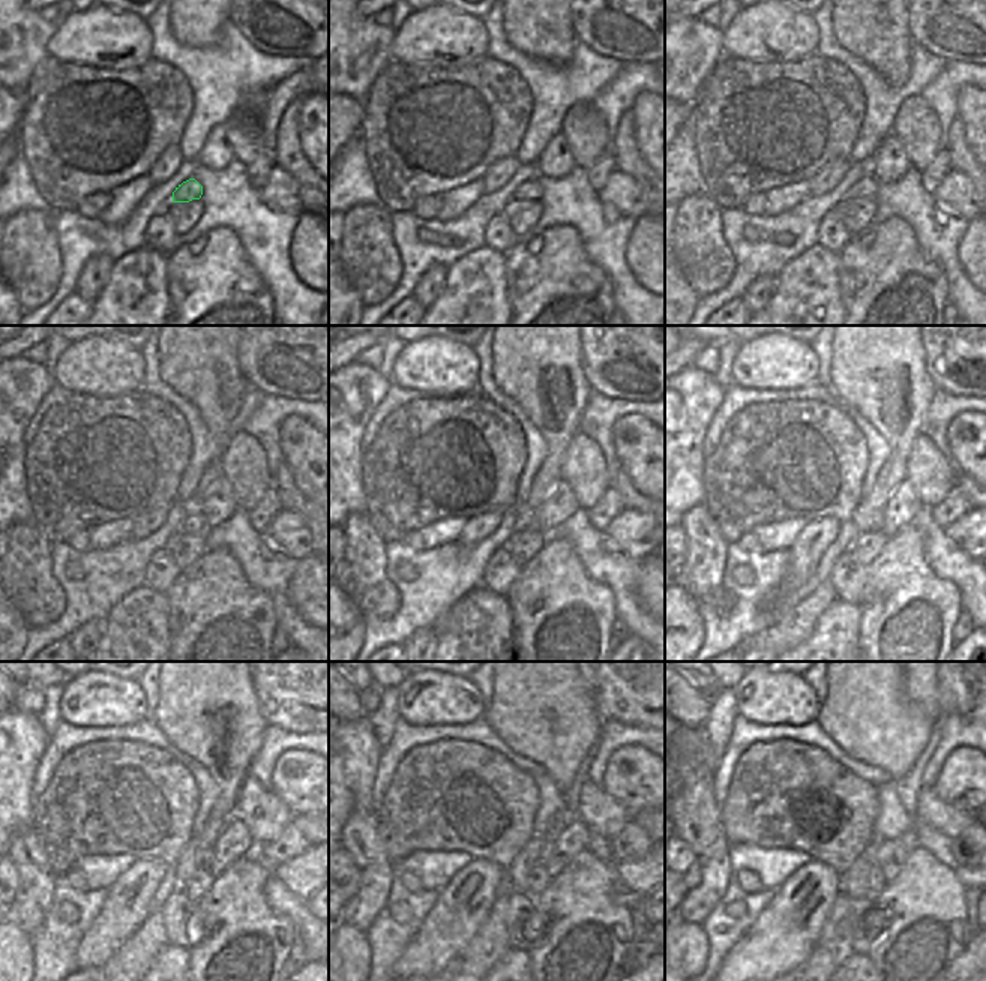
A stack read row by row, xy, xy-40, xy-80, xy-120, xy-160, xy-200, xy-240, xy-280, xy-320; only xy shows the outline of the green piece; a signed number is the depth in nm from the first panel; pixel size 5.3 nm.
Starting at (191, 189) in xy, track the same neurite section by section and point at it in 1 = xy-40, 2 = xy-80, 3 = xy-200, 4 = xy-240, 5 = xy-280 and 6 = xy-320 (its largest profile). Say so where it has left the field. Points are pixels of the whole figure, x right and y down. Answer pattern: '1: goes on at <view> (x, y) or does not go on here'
1: goes on at xy-40 (530, 189)
2: goes on at xy-80 (866, 188)
3: goes on at xy-200 (877, 525)
4: goes on at xy-240 (209, 852)
5: goes on at xy-280 (547, 851)
6: goes on at xy-320 (884, 851)

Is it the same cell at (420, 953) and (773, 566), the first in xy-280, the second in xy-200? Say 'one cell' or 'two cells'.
two cells

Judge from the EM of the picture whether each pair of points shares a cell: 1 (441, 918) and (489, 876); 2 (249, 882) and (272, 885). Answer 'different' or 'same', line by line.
1: same
2: different

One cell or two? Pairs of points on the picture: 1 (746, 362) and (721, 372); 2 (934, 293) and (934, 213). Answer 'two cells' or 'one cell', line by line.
1: two cells
2: two cells

